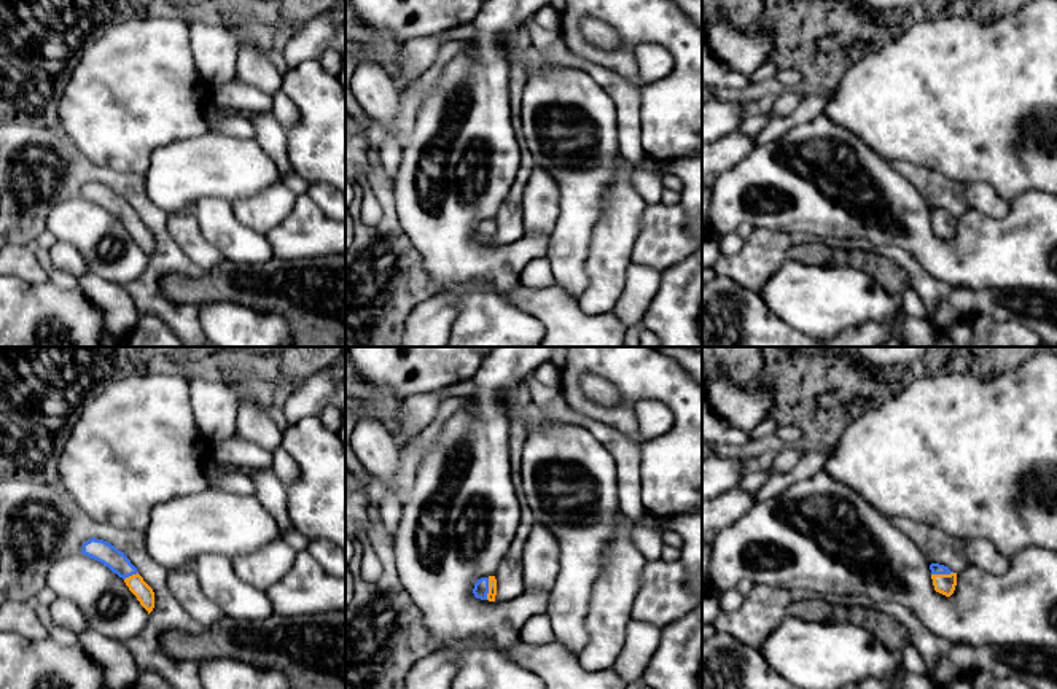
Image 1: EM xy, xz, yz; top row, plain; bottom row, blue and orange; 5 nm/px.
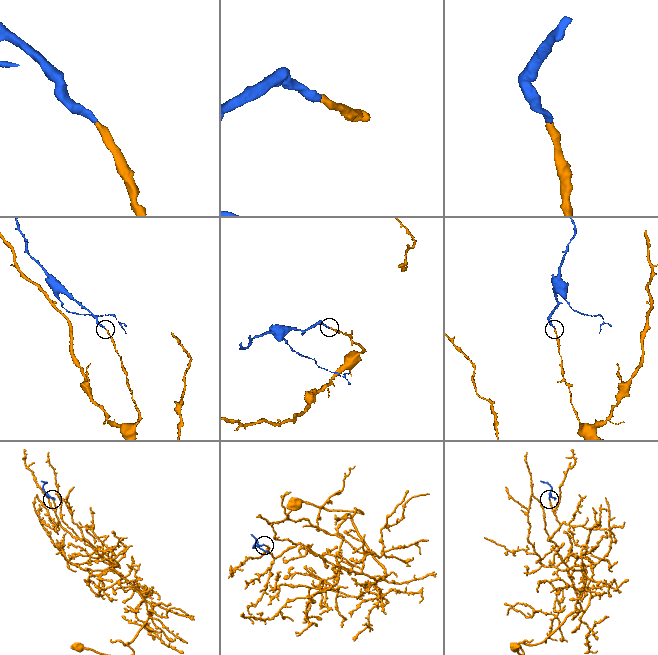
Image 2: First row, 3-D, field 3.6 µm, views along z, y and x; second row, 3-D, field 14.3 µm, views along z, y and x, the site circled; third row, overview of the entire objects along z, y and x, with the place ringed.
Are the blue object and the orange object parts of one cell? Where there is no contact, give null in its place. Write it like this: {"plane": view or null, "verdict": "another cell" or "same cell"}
{"plane": "xz", "verdict": "same cell"}

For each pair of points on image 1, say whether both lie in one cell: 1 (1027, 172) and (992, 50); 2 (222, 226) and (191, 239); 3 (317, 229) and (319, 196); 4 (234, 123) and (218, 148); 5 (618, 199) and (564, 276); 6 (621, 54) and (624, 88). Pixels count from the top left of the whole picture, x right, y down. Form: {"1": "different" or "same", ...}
{"1": "same", "2": "different", "3": "different", "4": "different", "5": "different", "6": "different"}

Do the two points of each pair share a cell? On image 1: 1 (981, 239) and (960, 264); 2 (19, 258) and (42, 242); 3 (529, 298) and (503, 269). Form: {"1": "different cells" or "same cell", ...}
{"1": "same cell", "2": "different cells", "3": "different cells"}

